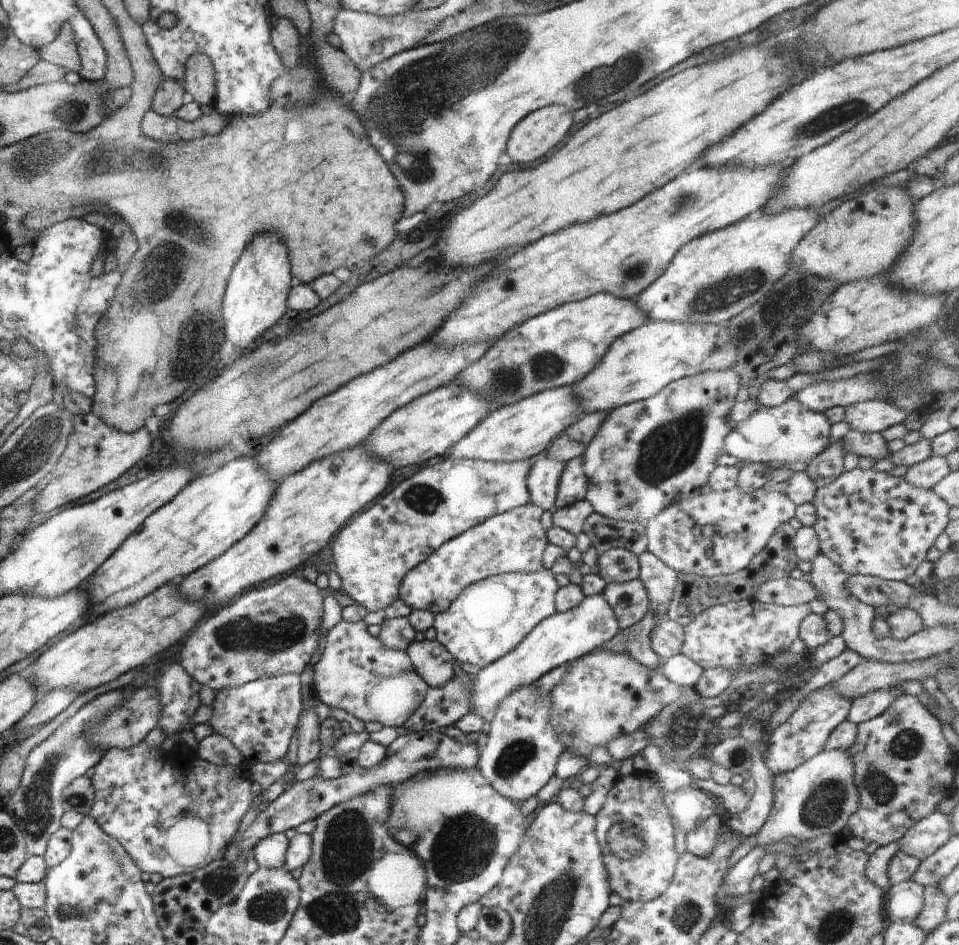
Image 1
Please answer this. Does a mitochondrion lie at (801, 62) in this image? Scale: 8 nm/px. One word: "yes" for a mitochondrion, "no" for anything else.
no

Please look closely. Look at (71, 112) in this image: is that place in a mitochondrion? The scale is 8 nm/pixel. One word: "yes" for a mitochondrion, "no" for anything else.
yes

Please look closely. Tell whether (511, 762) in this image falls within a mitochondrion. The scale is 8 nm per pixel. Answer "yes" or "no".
yes

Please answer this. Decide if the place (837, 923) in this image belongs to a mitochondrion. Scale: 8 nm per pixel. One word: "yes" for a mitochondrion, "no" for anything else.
yes

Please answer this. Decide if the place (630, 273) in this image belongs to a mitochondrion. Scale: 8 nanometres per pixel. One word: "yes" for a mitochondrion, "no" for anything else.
yes

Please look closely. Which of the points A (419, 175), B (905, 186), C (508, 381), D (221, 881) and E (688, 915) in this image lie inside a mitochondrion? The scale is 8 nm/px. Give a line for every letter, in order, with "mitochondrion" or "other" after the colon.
A: mitochondrion
B: other
C: mitochondrion
D: mitochondrion
E: mitochondrion

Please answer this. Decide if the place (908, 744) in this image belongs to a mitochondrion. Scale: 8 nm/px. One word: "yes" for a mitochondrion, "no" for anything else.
yes

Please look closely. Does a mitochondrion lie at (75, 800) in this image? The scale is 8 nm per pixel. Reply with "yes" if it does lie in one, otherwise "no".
yes

